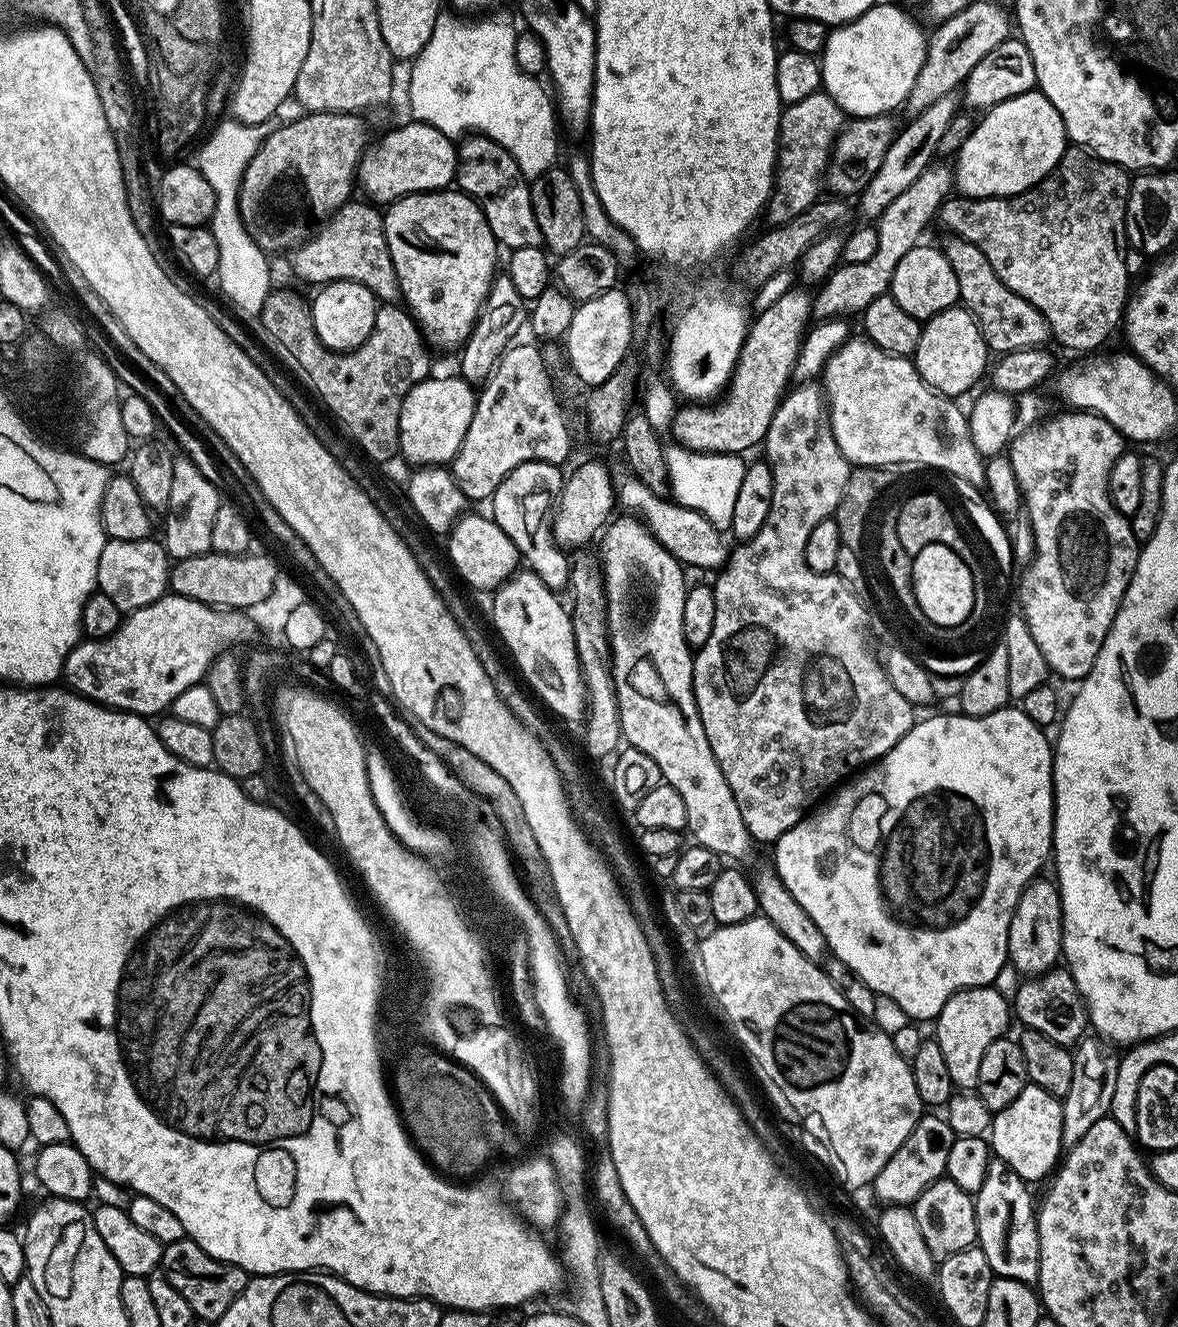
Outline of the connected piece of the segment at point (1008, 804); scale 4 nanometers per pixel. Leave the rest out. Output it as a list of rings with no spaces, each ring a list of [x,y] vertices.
[[[1005,706],[1005,707],[1003,707],[1003,708],[1001,708],[1001,709],[1000,709],[1000,711],[999,711],[999,712],[991,712],[991,714],[990,714],[990,715],[988,715],[988,716],[966,716],[966,715],[963,715],[963,714],[957,714],[957,716],[932,716],[932,717],[930,717],[930,718],[929,718],[929,720],[924,720],[924,721],[922,721],[922,722],[921,722],[921,724],[920,724],[920,721],[919,721],[919,722],[916,722],[916,723],[913,723],[913,726],[912,726],[912,729],[911,729],[911,730],[909,730],[909,731],[908,731],[908,732],[907,732],[907,734],[906,734],[906,735],[905,735],[905,736],[903,736],[903,737],[902,737],[902,738],[901,738],[901,740],[900,740],[900,741],[899,741],[899,742],[897,742],[897,743],[896,743],[896,745],[894,745],[894,747],[893,747],[893,748],[892,748],[892,749],[891,749],[891,750],[889,750],[889,752],[887,752],[887,754],[885,754],[885,756],[883,756],[883,757],[882,757],[882,758],[881,758],[881,759],[879,759],[879,760],[877,760],[877,761],[875,761],[875,763],[873,763],[873,764],[872,764],[872,765],[871,765],[871,767],[869,767],[869,768],[868,768],[868,769],[867,769],[867,770],[864,770],[864,771],[868,771],[868,770],[869,770],[869,772],[864,772],[864,771],[861,771],[861,772],[860,772],[860,773],[859,773],[859,775],[860,775],[860,774],[861,774],[861,776],[860,776],[860,777],[858,777],[858,778],[857,778],[857,780],[852,780],[852,779],[849,779],[849,780],[848,780],[848,781],[847,781],[847,783],[848,783],[848,782],[849,782],[849,784],[848,784],[848,785],[846,785],[846,786],[845,786],[845,788],[844,788],[844,789],[842,789],[842,790],[841,790],[841,792],[836,792],[836,791],[833,791],[833,792],[832,792],[832,793],[831,793],[831,796],[832,796],[832,795],[833,795],[833,796],[832,796],[832,801],[830,801],[830,802],[829,802],[829,804],[828,804],[828,805],[826,805],[826,806],[825,806],[825,808],[824,808],[824,809],[822,809],[822,810],[821,810],[821,812],[820,812],[820,813],[818,813],[818,814],[817,814],[817,816],[816,816],[816,817],[814,817],[814,818],[813,818],[813,820],[808,820],[808,819],[809,819],[809,818],[802,818],[802,819],[800,819],[800,820],[799,820],[799,821],[798,821],[798,822],[797,822],[797,823],[796,823],[796,824],[795,824],[795,825],[794,825],[794,827],[793,827],[793,828],[792,828],[792,829],[791,829],[791,830],[789,830],[789,831],[788,831],[788,832],[783,832],[783,833],[782,833],[782,835],[780,835],[780,839],[779,839],[779,840],[777,840],[777,841],[775,841],[775,844],[774,844],[774,848],[776,848],[776,865],[774,865],[774,871],[775,871],[775,873],[776,873],[776,875],[777,875],[777,876],[779,876],[779,877],[780,877],[780,881],[781,881],[781,882],[783,882],[783,884],[784,884],[784,885],[786,885],[786,886],[787,886],[787,887],[788,887],[788,892],[789,892],[789,893],[790,893],[790,894],[794,894],[794,898],[795,898],[795,899],[796,899],[796,900],[797,900],[797,901],[798,901],[798,902],[799,902],[799,903],[800,903],[800,905],[801,905],[801,906],[802,906],[802,910],[806,910],[806,914],[810,914],[810,918],[811,918],[811,919],[812,919],[812,921],[813,921],[813,922],[814,922],[814,923],[816,923],[816,925],[817,925],[817,926],[818,926],[818,930],[819,930],[819,931],[820,931],[820,933],[822,933],[822,935],[823,935],[823,936],[824,936],[824,942],[825,942],[825,945],[827,945],[827,947],[828,947],[828,948],[829,948],[829,949],[830,949],[830,952],[831,952],[831,955],[832,955],[832,956],[833,956],[833,957],[835,957],[835,959],[838,959],[838,960],[840,960],[840,961],[842,961],[842,963],[844,963],[844,967],[845,967],[845,968],[847,968],[847,969],[848,969],[848,971],[849,971],[849,972],[851,972],[851,973],[852,973],[852,975],[853,975],[853,976],[855,976],[855,977],[856,977],[856,979],[858,979],[858,980],[860,980],[860,981],[861,981],[861,982],[862,982],[862,983],[864,983],[864,984],[865,984],[865,986],[867,986],[867,987],[868,987],[868,988],[871,988],[871,989],[872,989],[872,991],[873,991],[873,993],[876,993],[876,994],[879,994],[879,995],[880,995],[880,996],[881,996],[881,997],[884,997],[884,998],[887,998],[887,999],[889,999],[889,1000],[891,1000],[891,1001],[892,1001],[892,1003],[893,1003],[893,1005],[895,1005],[895,1007],[897,1007],[897,1008],[899,1008],[899,1009],[900,1009],[900,1011],[901,1011],[901,1013],[903,1013],[903,1015],[904,1015],[904,1016],[905,1016],[905,1017],[908,1017],[908,1018],[911,1018],[911,1019],[912,1019],[912,1020],[913,1020],[913,1021],[916,1021],[916,1022],[921,1022],[921,1021],[920,1021],[920,1020],[928,1020],[928,1019],[929,1019],[929,1020],[928,1020],[928,1021],[931,1021],[931,1020],[932,1020],[932,1019],[933,1019],[933,1018],[935,1018],[935,1017],[937,1017],[937,1016],[939,1016],[939,1014],[940,1014],[940,1012],[941,1012],[941,1011],[942,1011],[942,1010],[943,1010],[943,1008],[944,1008],[944,1003],[946,1003],[946,1001],[948,1001],[948,999],[950,999],[950,998],[951,998],[951,997],[952,997],[952,995],[954,995],[954,994],[955,994],[955,992],[959,992],[959,991],[960,991],[960,989],[962,989],[962,988],[979,988],[979,987],[981,987],[981,986],[988,986],[988,985],[991,985],[991,984],[992,984],[992,983],[993,983],[993,981],[995,981],[995,980],[992,980],[992,979],[994,979],[994,978],[995,978],[995,976],[996,976],[996,975],[998,975],[998,974],[999,974],[999,972],[1000,972],[1000,971],[1002,971],[1002,970],[1003,970],[1003,968],[1004,968],[1004,964],[1005,964],[1005,968],[1006,968],[1006,961],[1007,961],[1007,960],[1008,960],[1008,931],[1009,931],[1009,930],[1010,930],[1010,922],[1011,922],[1011,921],[1012,921],[1012,915],[1013,915],[1013,914],[1014,914],[1014,910],[1015,910],[1015,909],[1016,909],[1016,903],[1017,903],[1017,902],[1018,902],[1018,901],[1020,901],[1020,895],[1021,895],[1021,894],[1022,894],[1022,893],[1024,893],[1024,888],[1025,888],[1025,886],[1027,886],[1027,885],[1028,885],[1028,883],[1030,883],[1030,881],[1031,881],[1031,880],[1032,880],[1032,879],[1033,879],[1033,877],[1035,877],[1035,876],[1036,876],[1036,875],[1037,875],[1037,873],[1039,873],[1039,872],[1036,872],[1036,871],[1038,871],[1038,870],[1039,870],[1039,868],[1040,868],[1040,867],[1042,867],[1042,866],[1043,866],[1043,864],[1044,864],[1044,859],[1046,859],[1046,858],[1047,858],[1047,856],[1048,856],[1048,859],[1049,859],[1049,856],[1050,856],[1050,853],[1051,853],[1051,852],[1052,852],[1052,826],[1053,826],[1053,823],[1054,823],[1054,785],[1053,785],[1053,783],[1052,783],[1052,765],[1053,765],[1053,763],[1054,763],[1054,748],[1053,748],[1053,745],[1052,745],[1052,744],[1051,744],[1051,743],[1050,743],[1050,740],[1047,740],[1047,738],[1046,738],[1046,737],[1044,737],[1044,736],[1047,736],[1047,735],[1046,735],[1046,732],[1045,732],[1045,729],[1042,729],[1042,728],[1039,728],[1039,727],[1038,727],[1038,726],[1037,726],[1037,725],[1036,725],[1036,724],[1035,724],[1035,723],[1034,723],[1034,721],[1032,721],[1032,719],[1030,719],[1030,718],[1029,718],[1029,717],[1028,717],[1028,715],[1027,715],[1027,714],[1025,714],[1025,712],[1023,712],[1023,710],[1021,710],[1021,709],[1020,709],[1020,708],[1019,708],[1019,707],[1016,707],[1016,708],[1012,708],[1012,707],[1016,707],[1016,706]]]

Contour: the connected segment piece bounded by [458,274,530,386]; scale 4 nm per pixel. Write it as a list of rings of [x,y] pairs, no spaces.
[[[506,274],[497,275],[492,282],[492,288],[488,292],[486,302],[476,319],[476,324],[462,345],[462,351],[459,353],[459,355],[461,354],[459,375],[473,386],[483,386],[487,383],[496,367],[500,365],[500,356],[519,337],[516,335],[523,328],[525,331],[529,320],[529,305],[522,298],[522,294],[518,294],[514,282]]]

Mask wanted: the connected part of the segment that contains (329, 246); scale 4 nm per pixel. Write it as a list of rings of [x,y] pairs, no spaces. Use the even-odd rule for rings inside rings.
[[[353,198],[342,205],[316,235],[292,249],[292,272],[298,279],[315,286],[333,284],[336,280],[353,280],[369,288],[377,301],[399,301],[402,296],[400,279],[390,258],[381,209],[375,203],[359,199]]]

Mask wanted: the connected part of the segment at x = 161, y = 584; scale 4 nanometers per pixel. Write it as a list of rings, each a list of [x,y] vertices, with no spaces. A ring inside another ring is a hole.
[[[149,538],[146,540],[135,540],[134,542],[126,542],[125,540],[108,540],[102,550],[102,558],[98,558],[98,574],[96,575],[96,587],[99,591],[106,594],[106,598],[110,598],[110,602],[114,602],[114,606],[118,606],[121,613],[127,614],[136,608],[142,606],[150,606],[156,600],[160,600],[169,591],[169,575],[170,575],[170,557],[165,550],[163,543],[159,539]]]

